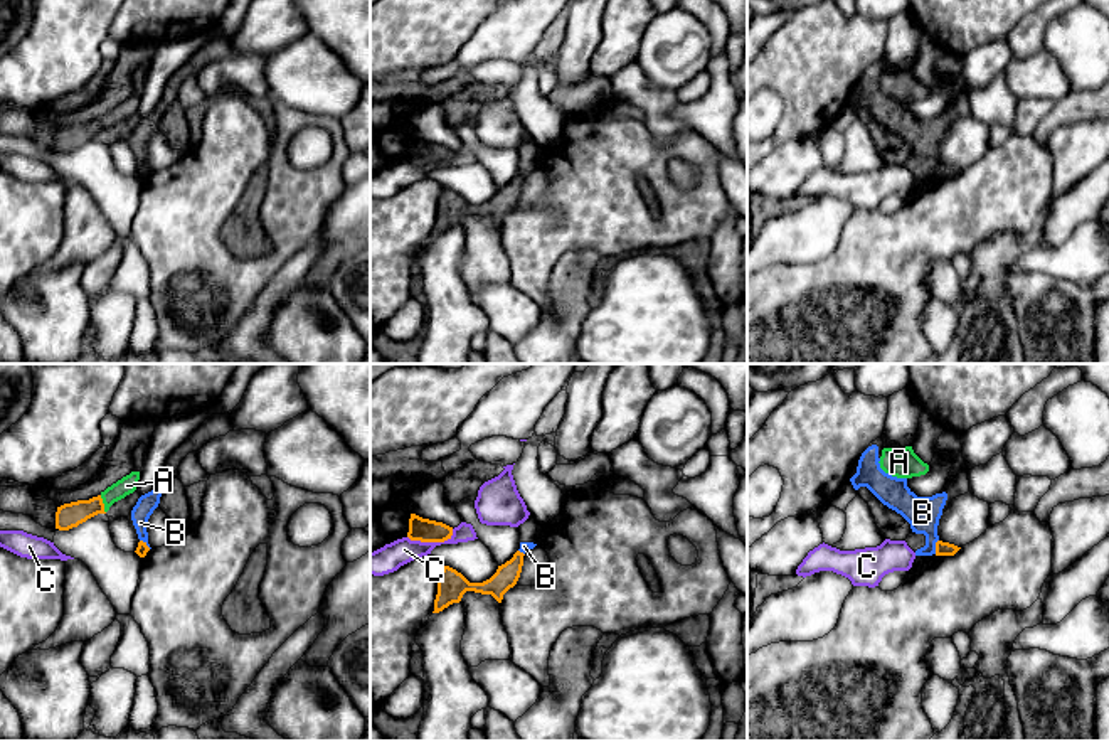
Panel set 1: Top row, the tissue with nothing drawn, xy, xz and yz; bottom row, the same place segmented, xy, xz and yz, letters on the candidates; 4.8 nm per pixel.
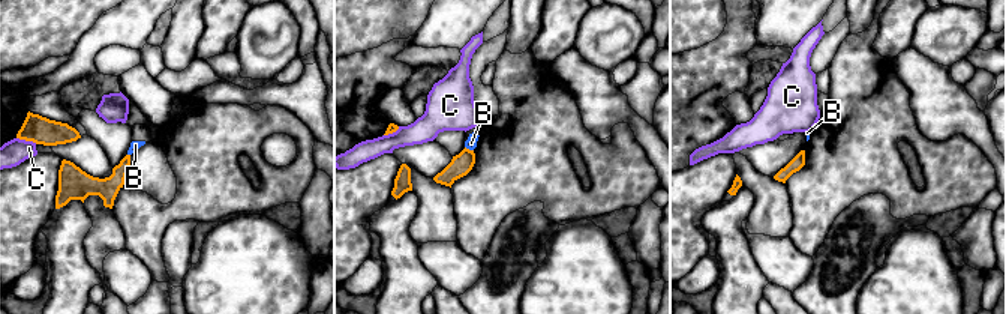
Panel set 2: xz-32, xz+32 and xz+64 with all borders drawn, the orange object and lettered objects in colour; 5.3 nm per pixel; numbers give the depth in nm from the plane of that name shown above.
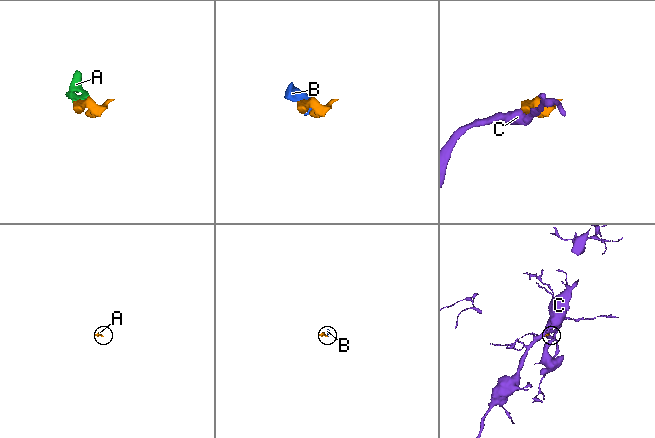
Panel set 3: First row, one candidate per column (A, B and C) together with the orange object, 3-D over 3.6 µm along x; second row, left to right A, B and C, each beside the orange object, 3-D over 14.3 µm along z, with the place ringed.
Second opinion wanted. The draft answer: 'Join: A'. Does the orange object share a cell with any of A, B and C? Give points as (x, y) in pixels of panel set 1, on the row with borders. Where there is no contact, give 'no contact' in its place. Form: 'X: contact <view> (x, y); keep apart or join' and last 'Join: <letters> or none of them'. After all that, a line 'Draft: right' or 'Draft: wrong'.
A: contact xy (103, 504); join
B: contact yz (936, 546); keep apart
C: contact xz (431, 541); keep apart
Join: A
Draft: right

